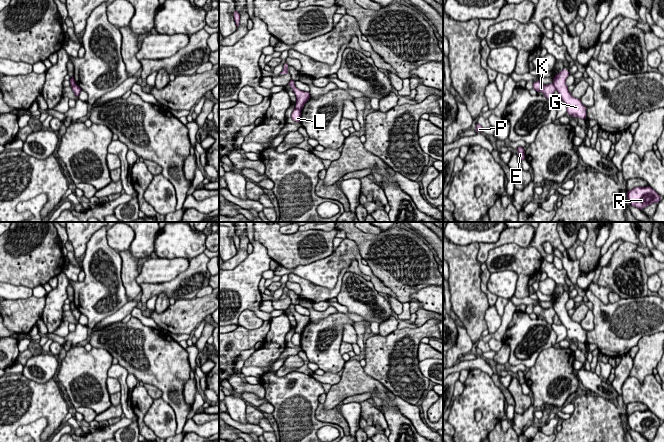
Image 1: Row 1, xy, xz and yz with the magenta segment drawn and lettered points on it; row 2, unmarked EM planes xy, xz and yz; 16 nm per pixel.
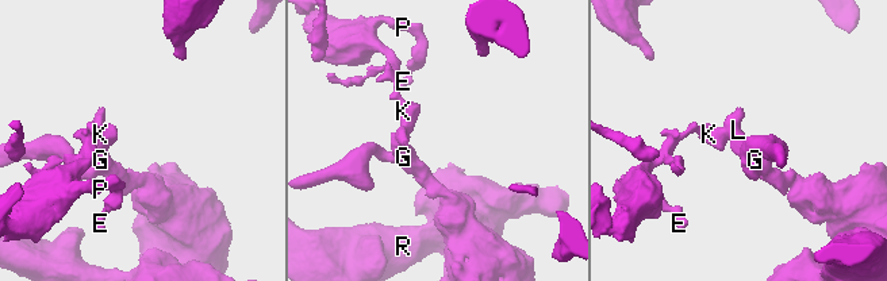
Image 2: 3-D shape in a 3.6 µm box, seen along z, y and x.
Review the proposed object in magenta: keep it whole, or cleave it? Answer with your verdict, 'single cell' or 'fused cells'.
fused cells

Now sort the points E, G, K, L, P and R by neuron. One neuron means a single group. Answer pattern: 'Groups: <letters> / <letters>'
Groups: E K P / G L R

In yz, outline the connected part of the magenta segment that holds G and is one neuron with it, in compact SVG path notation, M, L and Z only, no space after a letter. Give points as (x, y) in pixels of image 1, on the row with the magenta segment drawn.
M562 70L557 73L553 78L553 84L558 91L561 100L567 105L567 113L570 116L586 119L586 107L581 103L580 99L577 99L571 95L566 85L566 79L569 76L568 70Z

